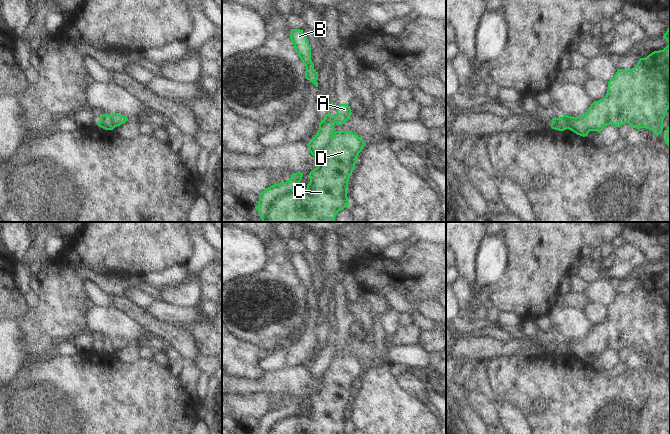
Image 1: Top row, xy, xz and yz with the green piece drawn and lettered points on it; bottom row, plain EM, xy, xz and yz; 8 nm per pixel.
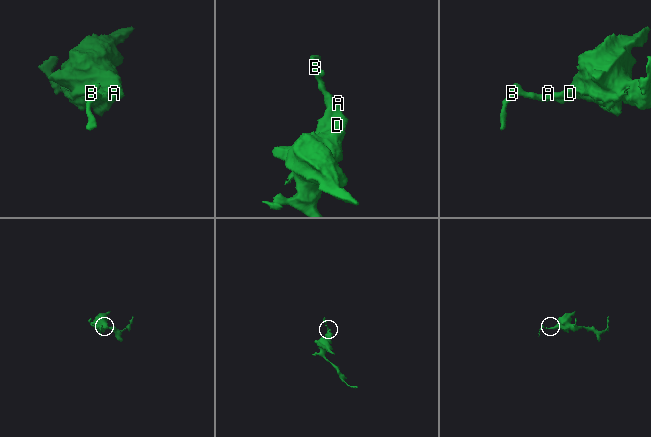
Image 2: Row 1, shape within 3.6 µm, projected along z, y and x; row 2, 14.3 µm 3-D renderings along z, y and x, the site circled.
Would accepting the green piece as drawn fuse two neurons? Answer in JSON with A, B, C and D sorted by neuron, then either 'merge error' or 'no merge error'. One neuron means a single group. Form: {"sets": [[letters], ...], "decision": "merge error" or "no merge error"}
{"sets": [["A", "C", "D"], ["B"]], "decision": "merge error"}

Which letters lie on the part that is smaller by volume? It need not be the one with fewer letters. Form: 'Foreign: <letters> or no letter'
Foreign: B

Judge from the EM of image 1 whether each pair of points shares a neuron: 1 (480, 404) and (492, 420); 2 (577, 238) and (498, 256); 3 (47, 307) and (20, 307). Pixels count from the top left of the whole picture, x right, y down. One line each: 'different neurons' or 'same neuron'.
1: same neuron
2: different neurons
3: different neurons

